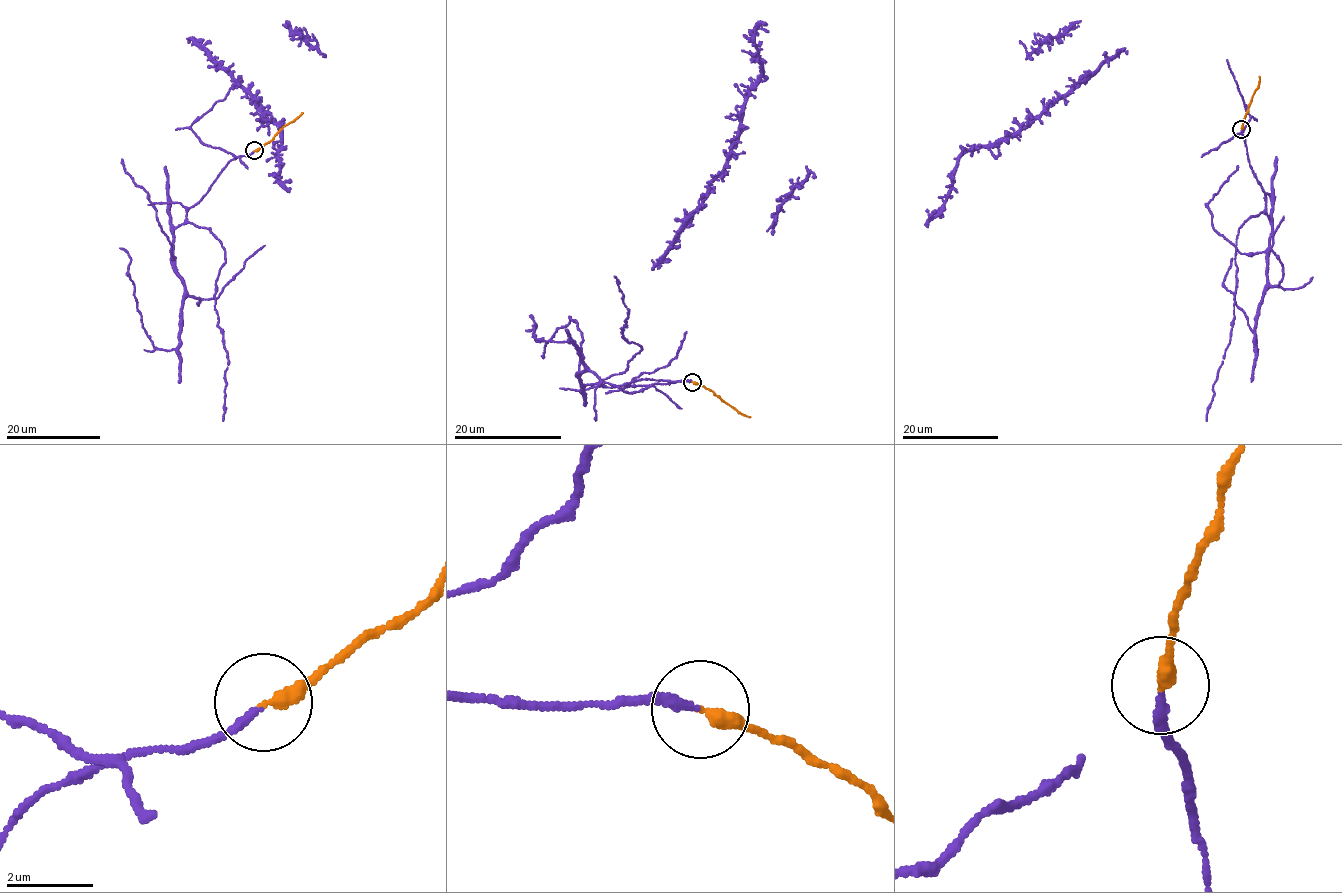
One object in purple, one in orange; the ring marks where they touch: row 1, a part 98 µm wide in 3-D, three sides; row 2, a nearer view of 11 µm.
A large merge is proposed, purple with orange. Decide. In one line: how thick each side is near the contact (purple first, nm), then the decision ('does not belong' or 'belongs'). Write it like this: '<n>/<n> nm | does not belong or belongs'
190/320 nm | belongs

